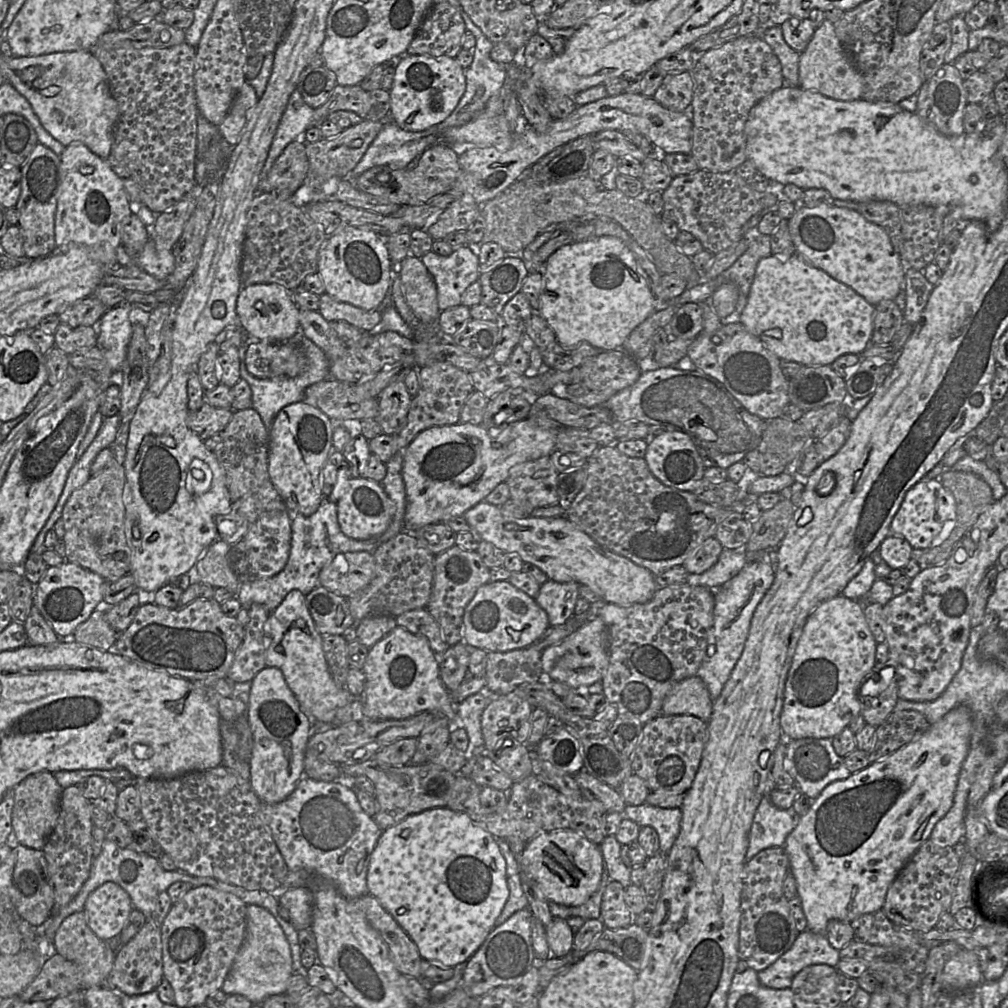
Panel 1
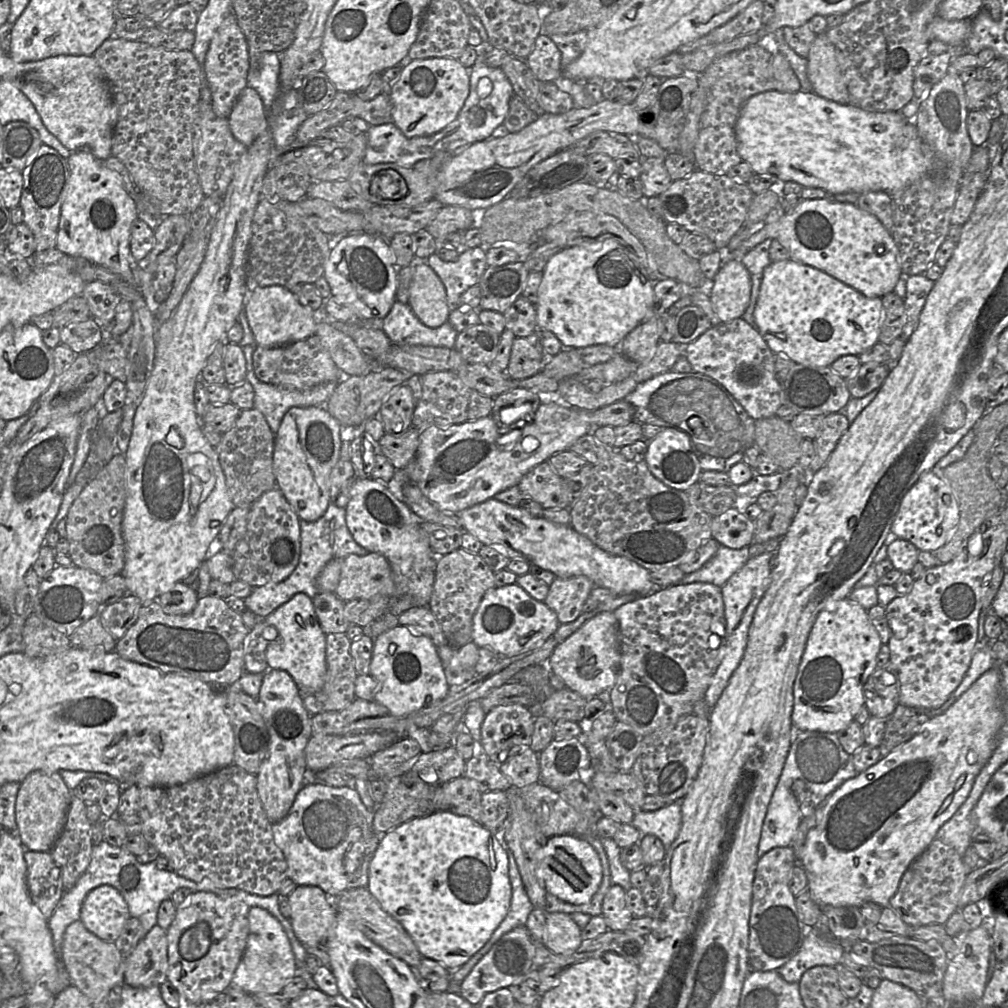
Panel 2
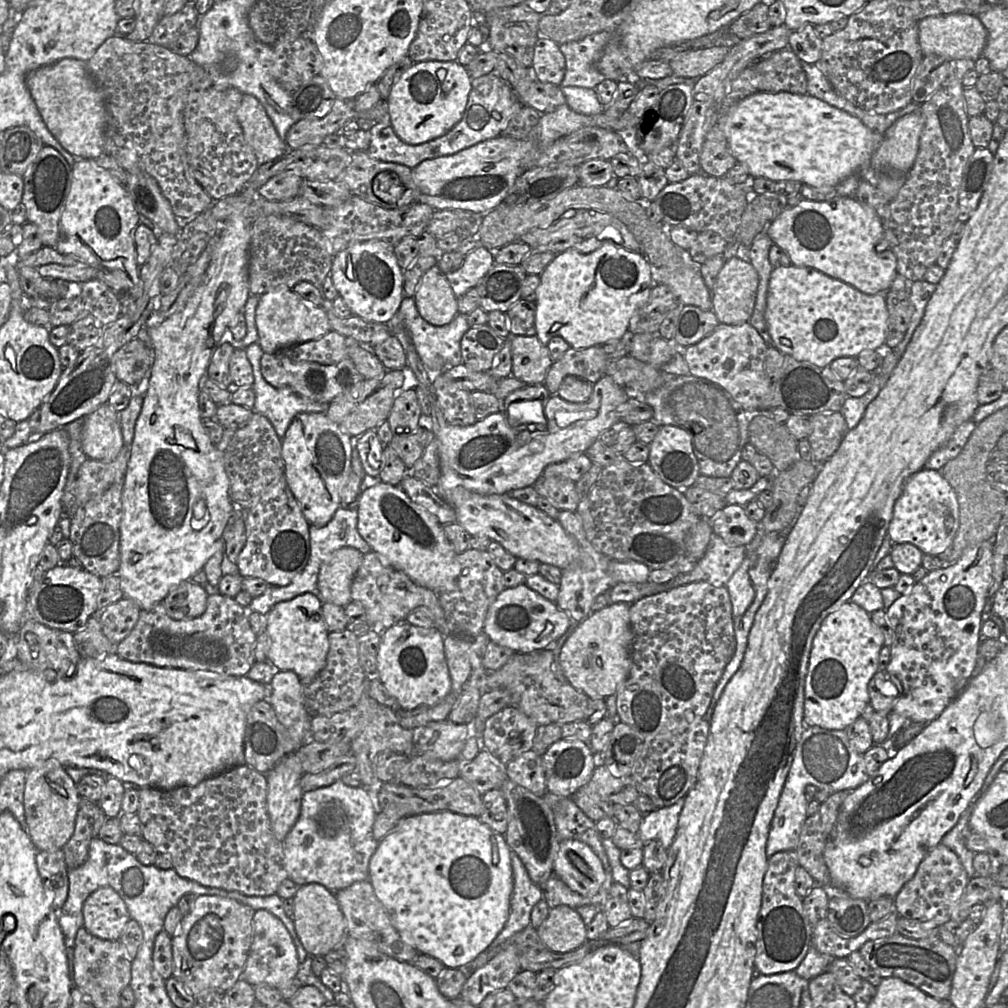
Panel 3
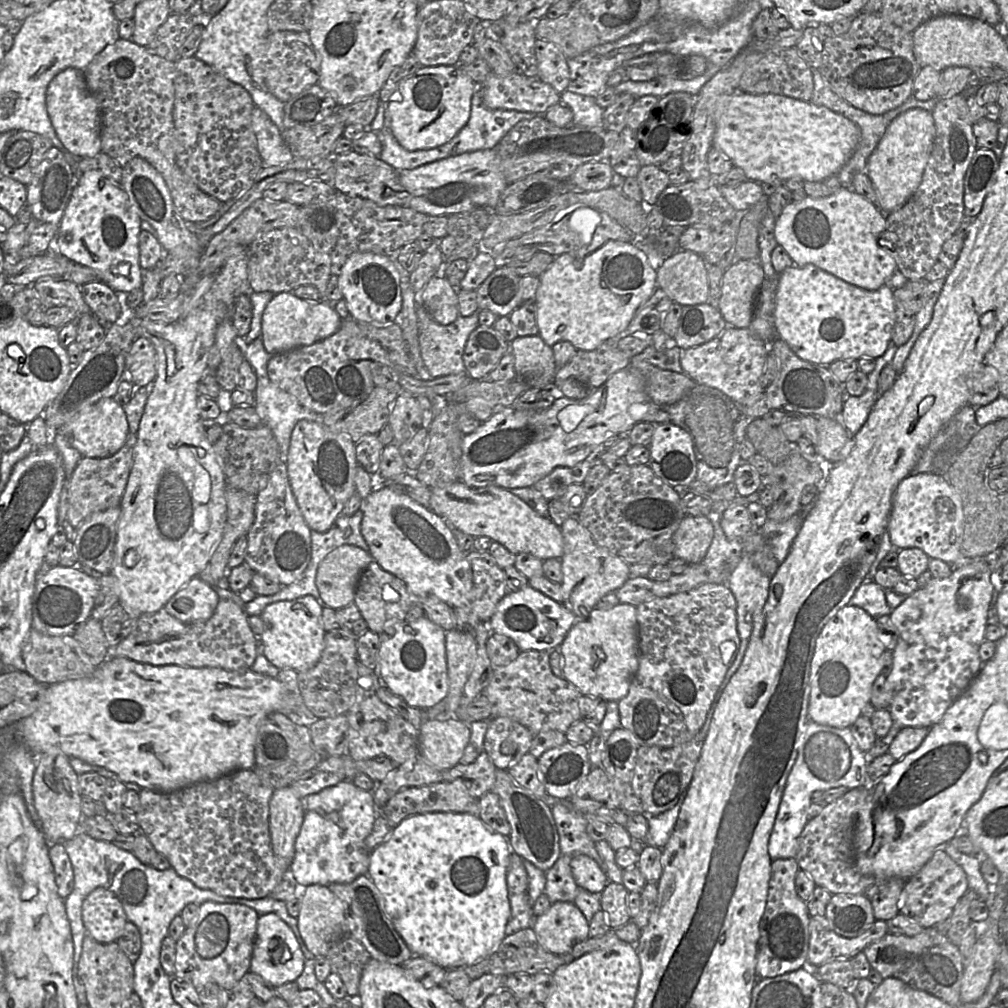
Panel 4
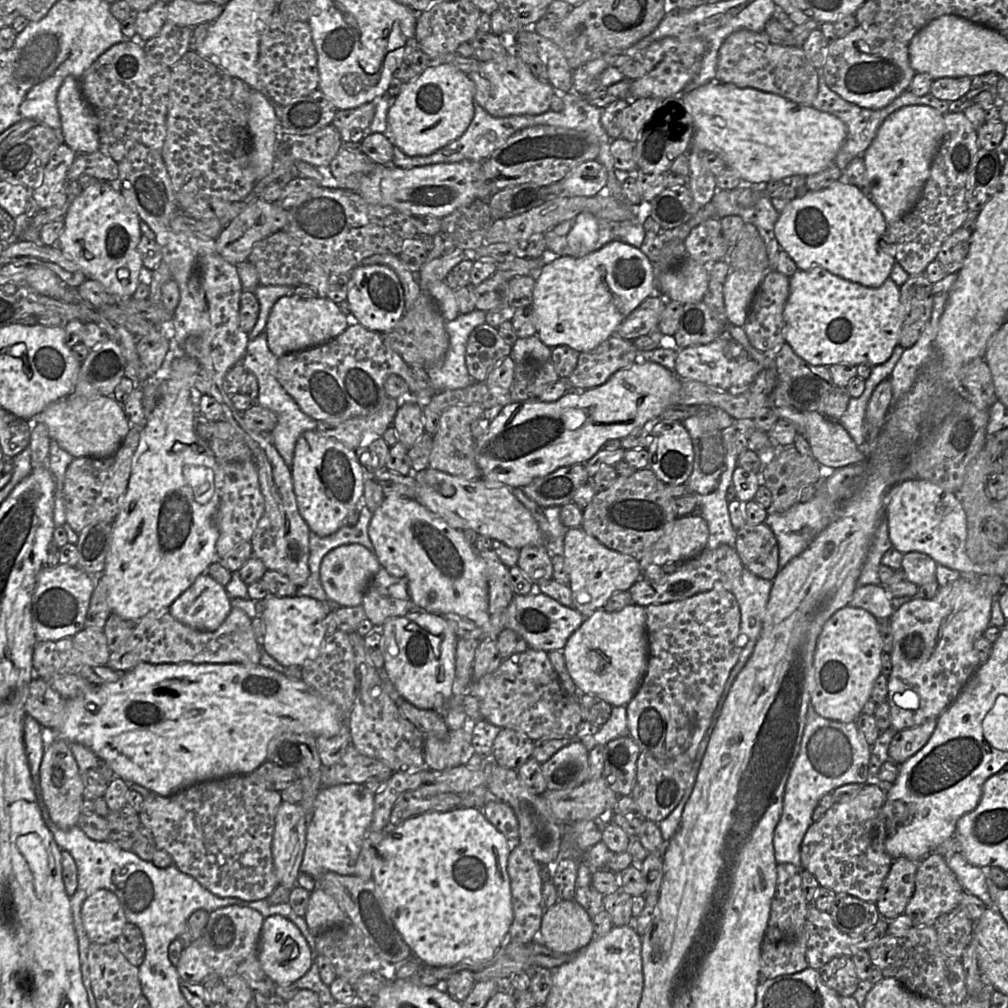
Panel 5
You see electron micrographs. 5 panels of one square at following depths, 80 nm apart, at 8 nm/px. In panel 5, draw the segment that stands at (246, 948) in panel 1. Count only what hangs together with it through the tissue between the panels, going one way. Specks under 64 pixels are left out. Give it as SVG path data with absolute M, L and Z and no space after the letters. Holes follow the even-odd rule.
M280 915L264 918L256 956L261 968L275 985L294 983L308 972L315 961L301 931Z

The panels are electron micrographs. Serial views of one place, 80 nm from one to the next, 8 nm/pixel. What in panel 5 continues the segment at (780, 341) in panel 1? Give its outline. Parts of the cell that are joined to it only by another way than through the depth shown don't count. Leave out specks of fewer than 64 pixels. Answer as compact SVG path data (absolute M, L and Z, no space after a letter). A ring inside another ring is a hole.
M813 267L806 271L798 269L789 278L789 284L790 292L783 312L784 338L794 352L808 363L815 366L830 366L833 364L868 364L876 366L886 362L892 355L894 348L899 344L904 308L900 302L900 287L892 279L888 278L879 288L869 288L843 279L822 267Z

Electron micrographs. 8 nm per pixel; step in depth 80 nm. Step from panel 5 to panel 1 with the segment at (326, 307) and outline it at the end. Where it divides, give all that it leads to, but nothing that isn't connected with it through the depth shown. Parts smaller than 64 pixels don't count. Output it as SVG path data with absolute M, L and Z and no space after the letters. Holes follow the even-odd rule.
M278 284L242 287L236 301L237 318L250 338L260 342L284 343L300 333L300 308L291 292Z

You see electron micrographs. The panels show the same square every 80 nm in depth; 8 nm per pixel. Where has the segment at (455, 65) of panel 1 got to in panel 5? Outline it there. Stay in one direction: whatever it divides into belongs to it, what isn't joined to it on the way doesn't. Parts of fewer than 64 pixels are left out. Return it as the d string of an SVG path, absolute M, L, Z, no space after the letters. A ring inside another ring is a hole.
M450 64L429 66L408 83L393 99L388 110L387 128L398 146L408 156L427 156L458 139L469 127L475 113L475 85L467 74Z

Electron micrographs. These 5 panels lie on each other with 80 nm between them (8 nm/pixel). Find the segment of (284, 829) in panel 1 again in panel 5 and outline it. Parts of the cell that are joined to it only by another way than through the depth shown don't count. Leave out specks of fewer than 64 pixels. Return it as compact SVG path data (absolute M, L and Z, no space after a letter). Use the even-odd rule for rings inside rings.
M350 783L323 787L317 794L313 817L307 825L306 845L300 872L317 881L327 872L354 874L363 839L373 819L374 795L364 784Z

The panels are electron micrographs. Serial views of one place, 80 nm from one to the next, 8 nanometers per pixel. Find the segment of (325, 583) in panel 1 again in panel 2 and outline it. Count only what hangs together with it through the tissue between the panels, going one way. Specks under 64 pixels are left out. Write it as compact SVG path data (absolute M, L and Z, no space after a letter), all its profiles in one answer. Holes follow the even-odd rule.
M377 553L346 556L334 594L344 602L370 599L376 595L396 595L390 563Z

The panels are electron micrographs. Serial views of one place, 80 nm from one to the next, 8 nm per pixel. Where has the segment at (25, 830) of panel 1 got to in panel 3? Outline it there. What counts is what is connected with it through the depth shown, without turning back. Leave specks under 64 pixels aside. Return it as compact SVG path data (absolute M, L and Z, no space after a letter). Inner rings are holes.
M47 760L42 765L27 770L24 813L27 833L38 851L56 851L68 842L75 829L80 799L77 783L57 760Z

